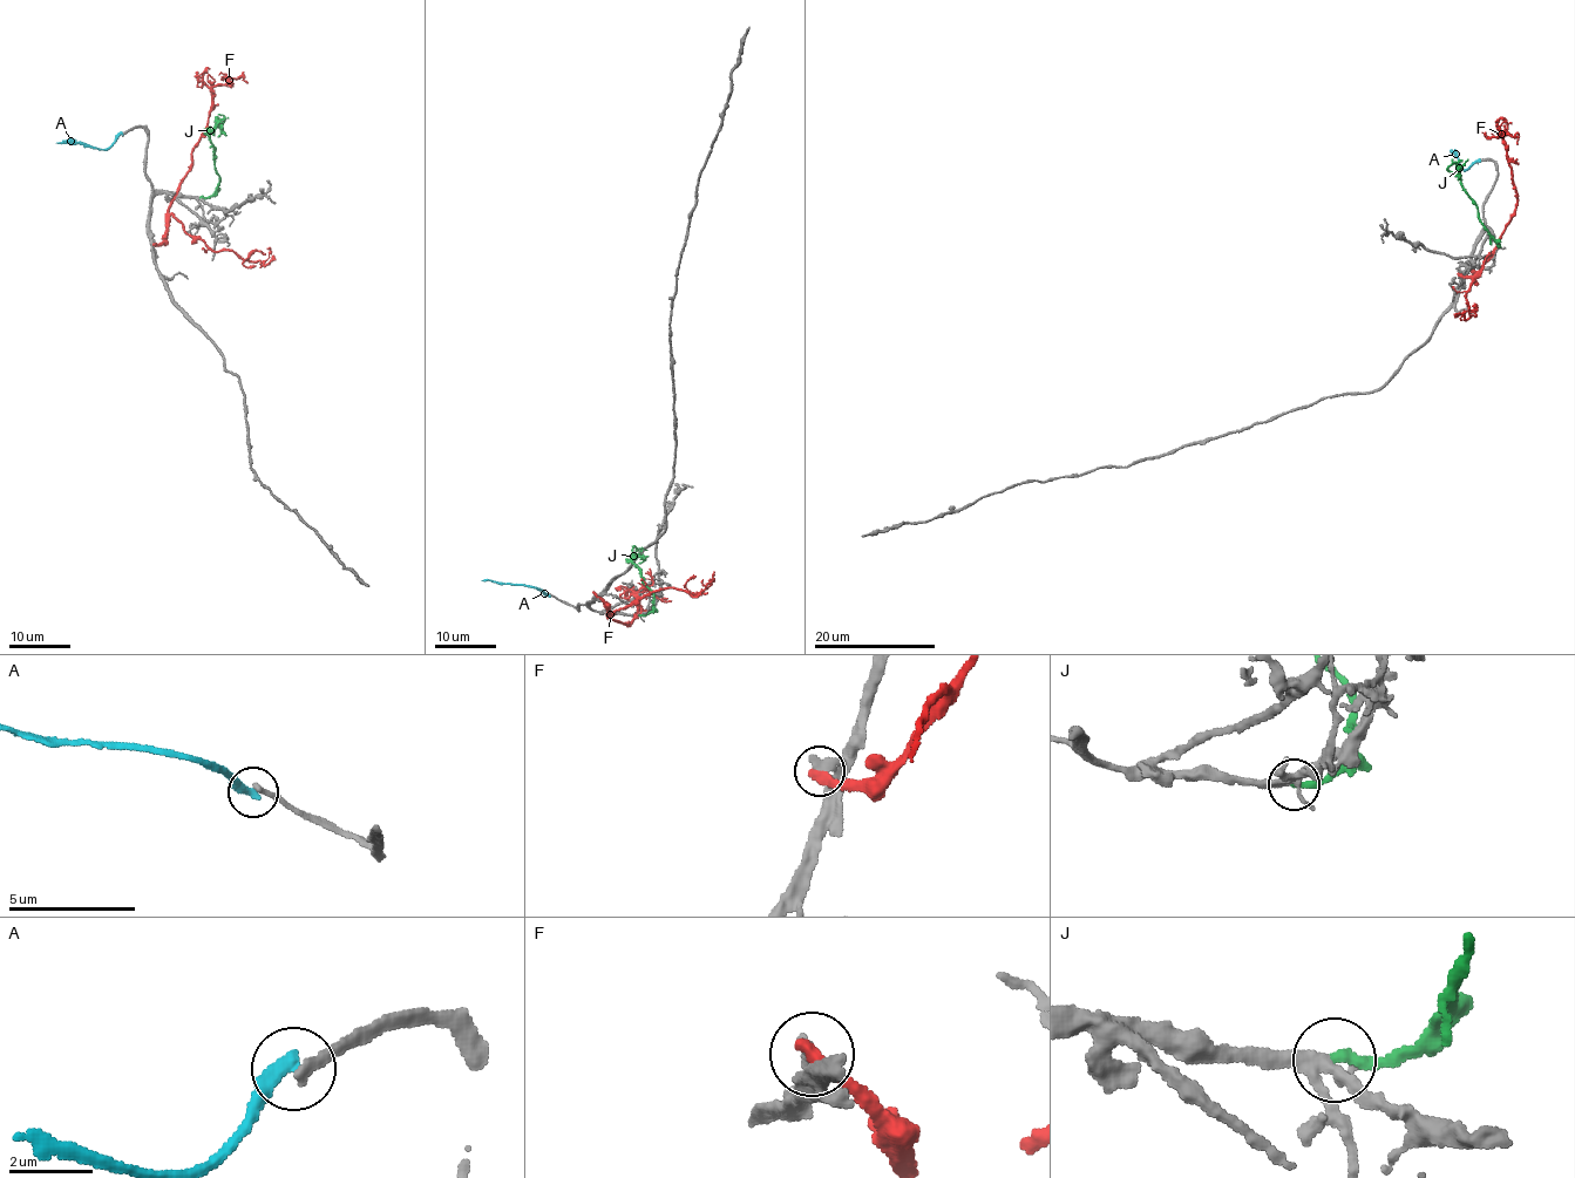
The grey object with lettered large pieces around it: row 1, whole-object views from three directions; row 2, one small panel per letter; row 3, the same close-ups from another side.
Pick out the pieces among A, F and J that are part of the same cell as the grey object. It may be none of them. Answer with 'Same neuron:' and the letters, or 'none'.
Same neuron: J

